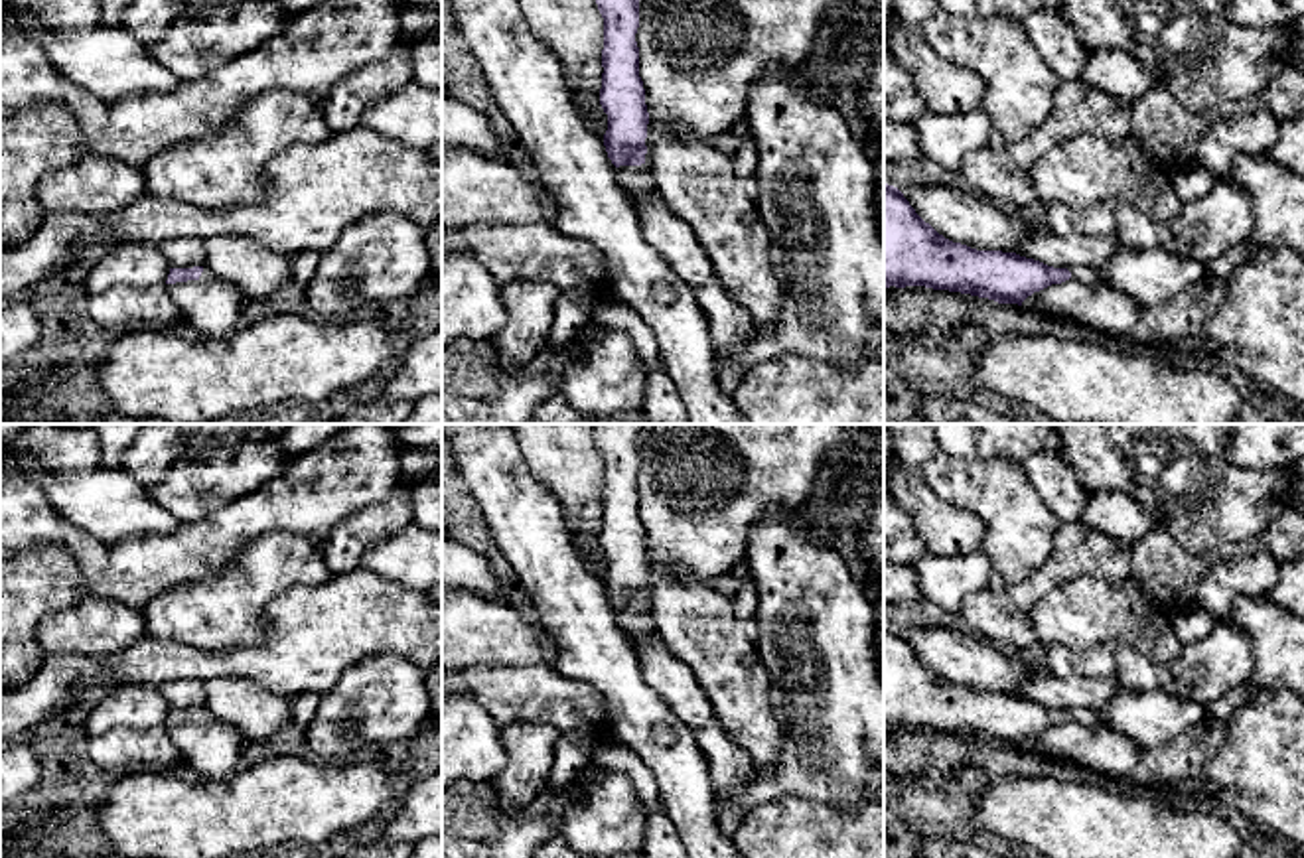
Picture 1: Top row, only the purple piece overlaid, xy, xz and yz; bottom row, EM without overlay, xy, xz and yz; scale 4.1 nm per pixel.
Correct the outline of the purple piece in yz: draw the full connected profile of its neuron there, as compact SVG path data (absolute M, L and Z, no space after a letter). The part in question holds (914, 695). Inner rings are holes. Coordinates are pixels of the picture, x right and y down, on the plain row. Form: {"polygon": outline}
{"polygon": "M884 625L884 732L925 728L1022 748L1034 734L1069 720L1107 726L1087 706L1053 710L1016 694L953 684L925 665L898 629Z"}

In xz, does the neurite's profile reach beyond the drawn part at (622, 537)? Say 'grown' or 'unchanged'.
grown

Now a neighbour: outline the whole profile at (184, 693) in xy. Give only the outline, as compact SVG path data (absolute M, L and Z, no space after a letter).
M178 679L158 684L172 710L203 708L207 700L205 682L199 679Z

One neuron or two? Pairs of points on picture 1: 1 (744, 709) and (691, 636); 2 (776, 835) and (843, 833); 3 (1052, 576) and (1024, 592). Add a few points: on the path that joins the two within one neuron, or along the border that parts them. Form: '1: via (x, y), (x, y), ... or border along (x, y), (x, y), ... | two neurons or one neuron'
1: via (738, 691), (736, 681), (709, 653) | one neuron
2: via (792, 835), (827, 835) | one neuron
3: via (1046, 578), (1030, 592) | one neuron

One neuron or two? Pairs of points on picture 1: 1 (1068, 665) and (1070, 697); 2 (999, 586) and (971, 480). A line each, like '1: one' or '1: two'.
1: two
2: two

